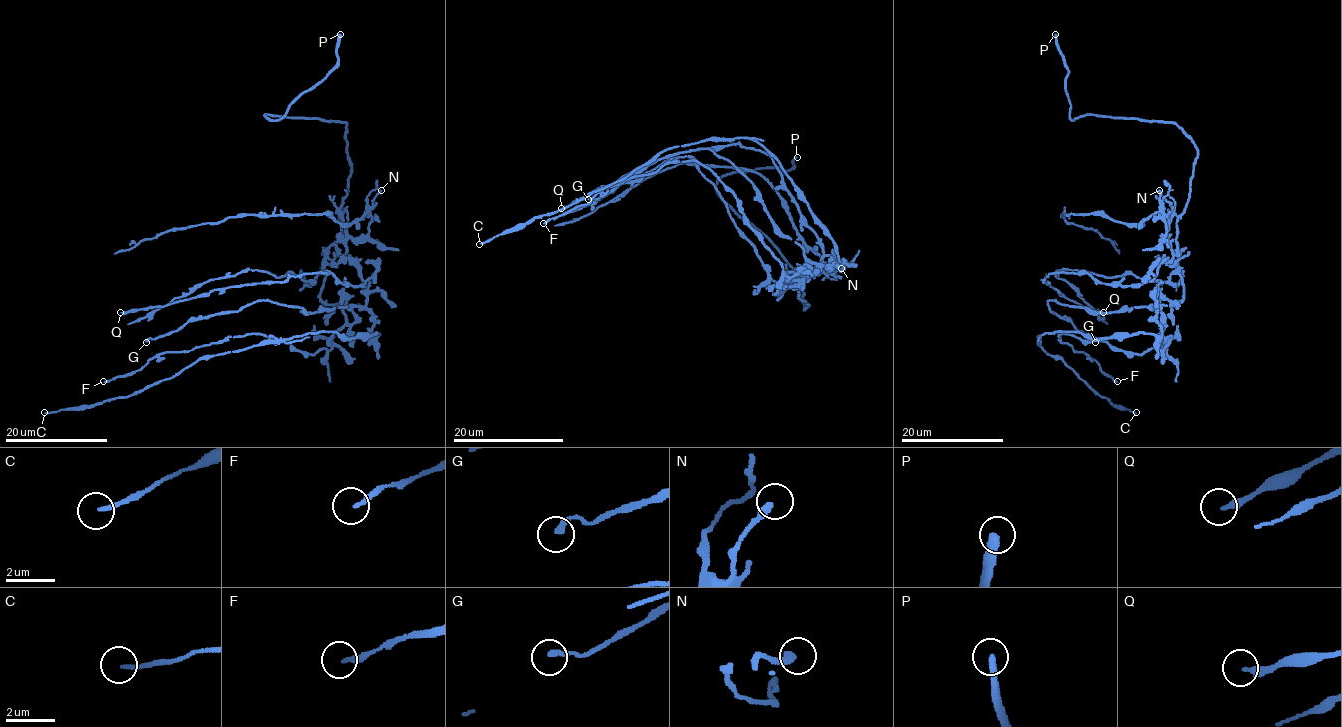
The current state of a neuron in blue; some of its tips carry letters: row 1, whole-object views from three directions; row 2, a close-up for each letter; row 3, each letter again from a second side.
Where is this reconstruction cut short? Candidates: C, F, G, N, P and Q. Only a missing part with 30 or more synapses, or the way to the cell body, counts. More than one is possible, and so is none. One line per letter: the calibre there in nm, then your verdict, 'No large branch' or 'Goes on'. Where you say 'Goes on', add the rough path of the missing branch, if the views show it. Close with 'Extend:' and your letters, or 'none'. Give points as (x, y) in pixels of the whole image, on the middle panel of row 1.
C: Thickness 150 nm. No large branch
F: Thickness 200 nm. No large branch
G: Thickness 200 nm. No large branch
N: Thickness 240 nm. No large branch
P: Thickness 300 nm. Goes on
Q: Thickness 280 nm. No large branch
Extend: P

